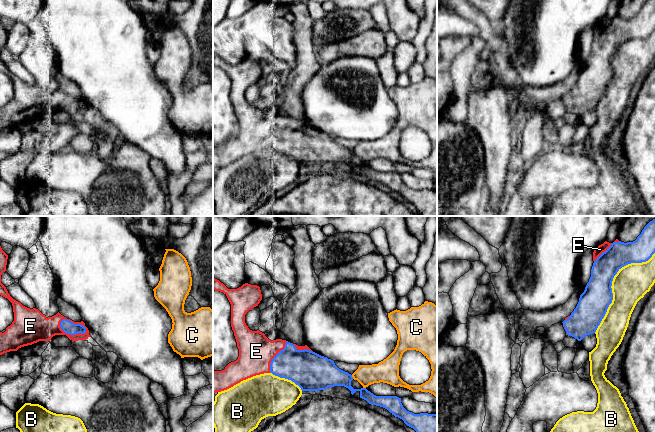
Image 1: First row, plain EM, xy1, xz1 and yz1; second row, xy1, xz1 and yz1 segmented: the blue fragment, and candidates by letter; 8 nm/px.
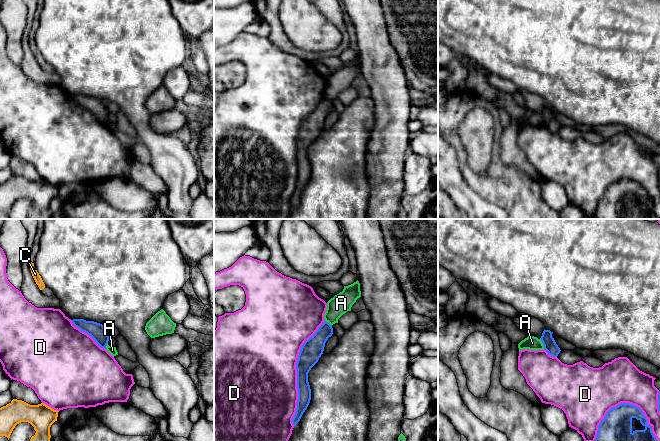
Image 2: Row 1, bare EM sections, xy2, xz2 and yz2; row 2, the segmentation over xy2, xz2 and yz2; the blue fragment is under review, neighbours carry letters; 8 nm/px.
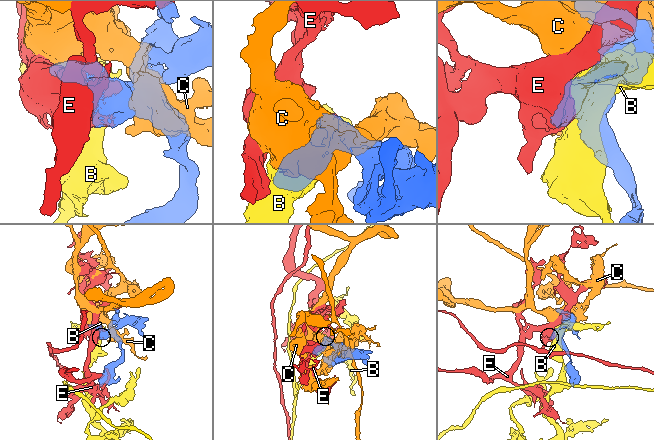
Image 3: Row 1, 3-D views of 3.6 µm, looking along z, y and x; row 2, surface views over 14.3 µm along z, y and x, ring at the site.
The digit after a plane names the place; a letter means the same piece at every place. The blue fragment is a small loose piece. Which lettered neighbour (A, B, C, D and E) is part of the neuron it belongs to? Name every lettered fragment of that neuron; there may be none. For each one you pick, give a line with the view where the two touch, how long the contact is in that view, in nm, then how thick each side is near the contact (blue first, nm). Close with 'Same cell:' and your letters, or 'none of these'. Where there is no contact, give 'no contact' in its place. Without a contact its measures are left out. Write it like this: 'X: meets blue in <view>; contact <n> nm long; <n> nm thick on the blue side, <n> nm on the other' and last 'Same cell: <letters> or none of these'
E: meets blue in xy1; contact 240 nm long; 100 nm thick on the blue side, 190 nm on the other
Same cell: E

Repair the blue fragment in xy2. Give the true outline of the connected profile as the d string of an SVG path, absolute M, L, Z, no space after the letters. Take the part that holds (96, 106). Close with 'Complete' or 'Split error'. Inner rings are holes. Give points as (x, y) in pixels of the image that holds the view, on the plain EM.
M73 95L71 97L75 103L90 111L101 124L106 125L109 112L102 100L84 95Z. Complete

